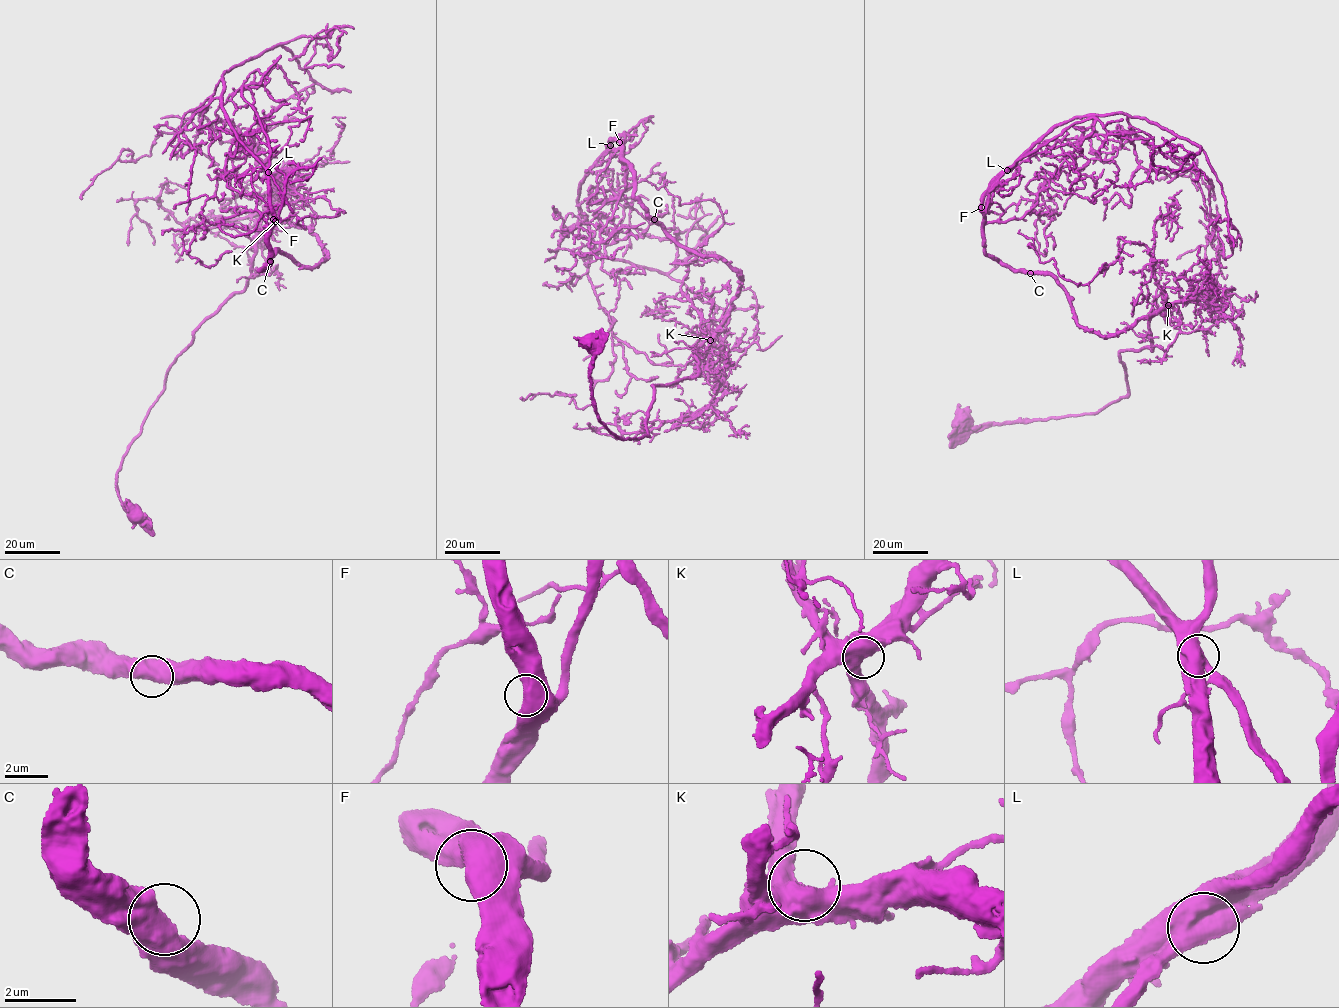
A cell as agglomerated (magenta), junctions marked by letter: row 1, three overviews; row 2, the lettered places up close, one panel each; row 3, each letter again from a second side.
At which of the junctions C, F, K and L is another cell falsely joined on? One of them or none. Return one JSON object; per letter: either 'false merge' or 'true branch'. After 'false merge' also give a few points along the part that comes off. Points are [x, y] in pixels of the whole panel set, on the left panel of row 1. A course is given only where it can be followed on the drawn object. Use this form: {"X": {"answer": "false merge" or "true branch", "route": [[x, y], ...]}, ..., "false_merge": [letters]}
{"C": {"answer": "true branch"}, "F": {"answer": "true branch"}, "K": {"answer": "true branch"}, "L": {"answer": "false merge", "route": [[268, 172], [286, 202], [273, 207], [263, 227]]}, "false_merge": ["L"]}

